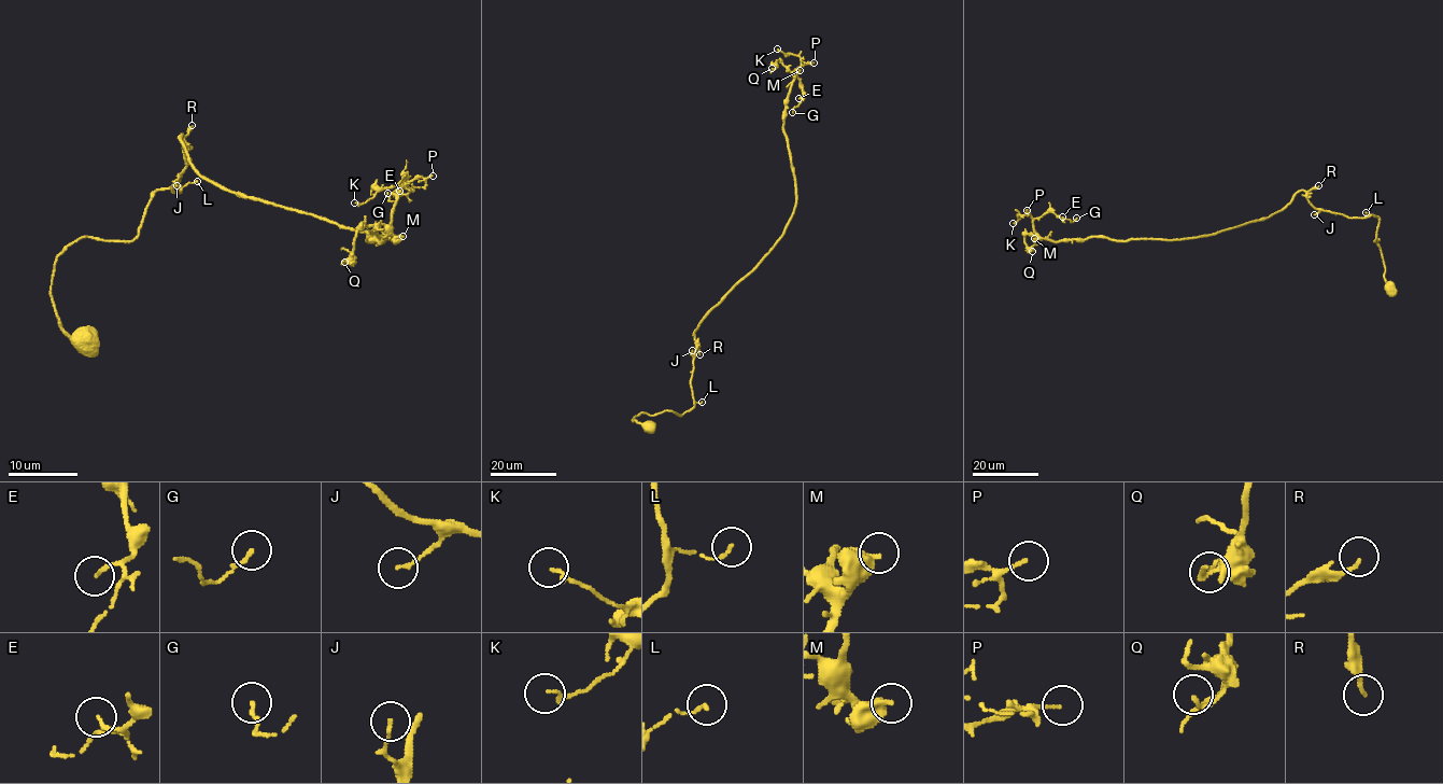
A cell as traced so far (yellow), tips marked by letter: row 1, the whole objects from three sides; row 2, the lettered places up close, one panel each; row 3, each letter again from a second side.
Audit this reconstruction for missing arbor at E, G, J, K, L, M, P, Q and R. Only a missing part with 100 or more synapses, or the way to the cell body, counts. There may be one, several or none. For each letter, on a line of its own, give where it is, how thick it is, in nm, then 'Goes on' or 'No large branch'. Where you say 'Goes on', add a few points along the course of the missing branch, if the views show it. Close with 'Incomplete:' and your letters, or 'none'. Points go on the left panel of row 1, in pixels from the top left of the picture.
E: Place: (399, 191). Thickness 140 nm. No large branch
G: Place: (387, 193). Thickness 140 nm. No large branch
J: Place: (177, 185). Thickness 120 nm. No large branch
K: Place: (354, 202). Thickness 140 nm. No large branch
L: Place: (197, 181). Thickness 130 nm. No large branch
M: Place: (402, 236). Thickness 440 nm. No large branch
P: Place: (433, 176). Thickness 120 nm. No large branch
Q: Place: (344, 262). Thickness 130 nm. No large branch
R: Place: (192, 125). Thickness 130 nm. No large branch
Incomplete: none

